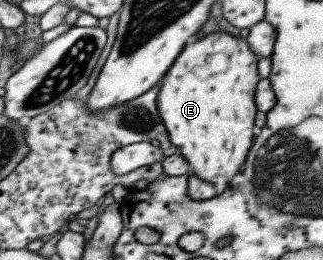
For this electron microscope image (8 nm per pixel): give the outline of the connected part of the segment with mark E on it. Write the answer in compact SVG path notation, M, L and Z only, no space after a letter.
M212 32L200 40L186 44L159 80L156 106L168 139L187 160L190 173L211 182L215 186L216 195L235 183L233 178L240 172L255 136L252 130L256 128L252 126L252 120L257 110L252 96L259 81L257 61L256 56L248 50L245 39L230 36L226 32Z

